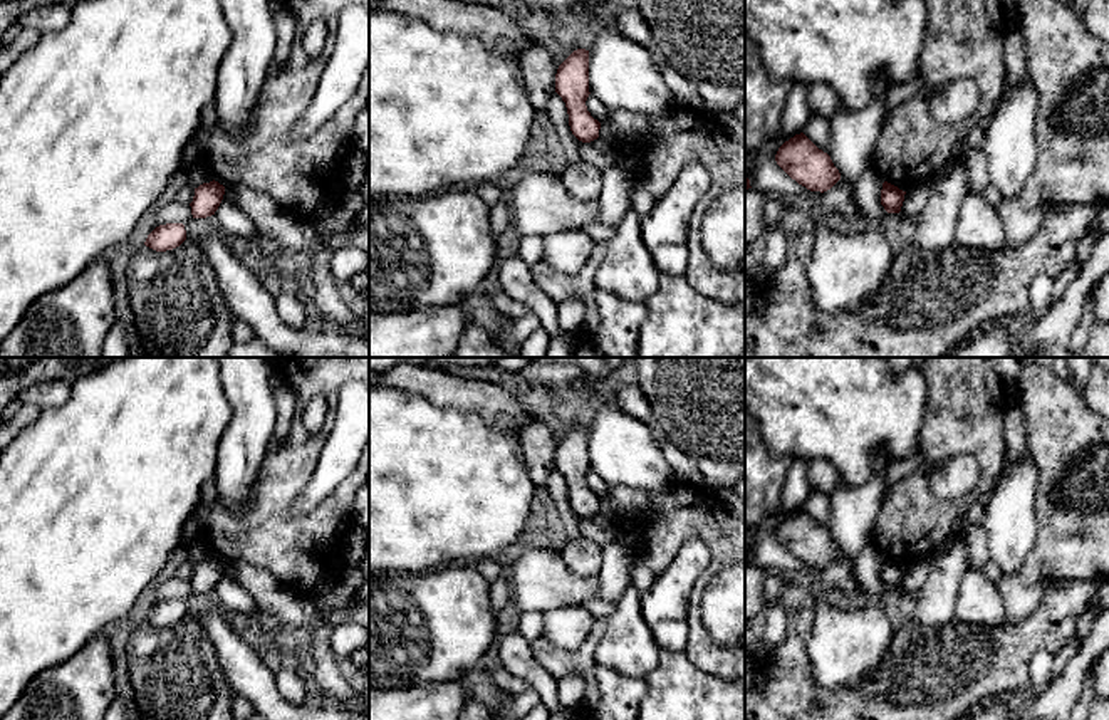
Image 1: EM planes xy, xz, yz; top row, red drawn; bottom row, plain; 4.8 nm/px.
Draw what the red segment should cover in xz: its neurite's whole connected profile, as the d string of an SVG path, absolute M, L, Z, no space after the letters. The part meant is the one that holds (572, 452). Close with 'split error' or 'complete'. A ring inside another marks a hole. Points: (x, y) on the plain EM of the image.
M574 426L557 445L555 468L562 473L569 490L572 510L591 519L599 514L601 498L591 492L586 477L589 473L589 426Z | complete

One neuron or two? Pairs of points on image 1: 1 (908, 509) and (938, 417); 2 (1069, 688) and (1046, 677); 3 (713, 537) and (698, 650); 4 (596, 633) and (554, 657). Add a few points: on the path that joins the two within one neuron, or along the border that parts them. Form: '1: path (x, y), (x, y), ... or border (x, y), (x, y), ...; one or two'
1: path (945, 509), (985, 482), (975, 448); one
2: border (1054, 677), (1039, 692); two
3: path (715, 566), (703, 578), (697, 591), (695, 621); one
4: path (589, 645), (577, 657), (566, 657); one

